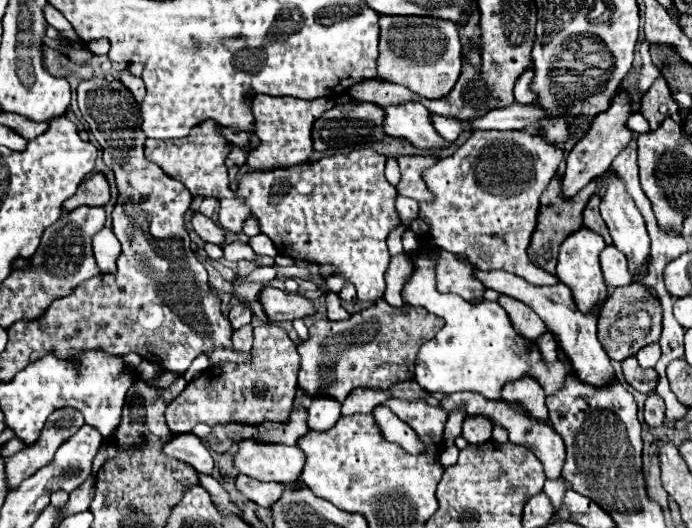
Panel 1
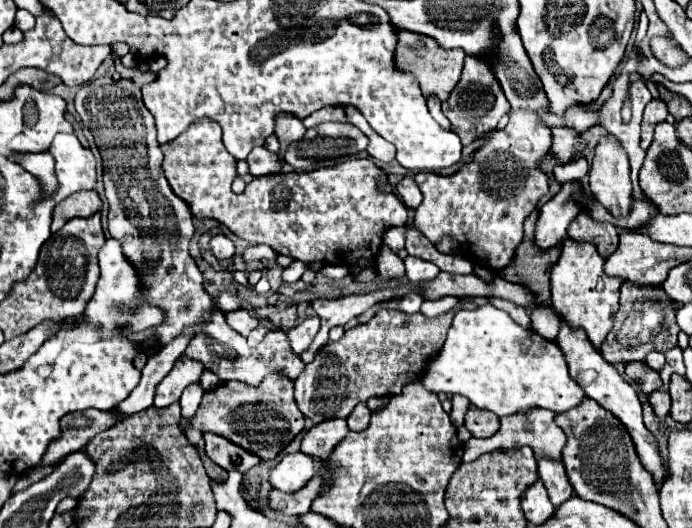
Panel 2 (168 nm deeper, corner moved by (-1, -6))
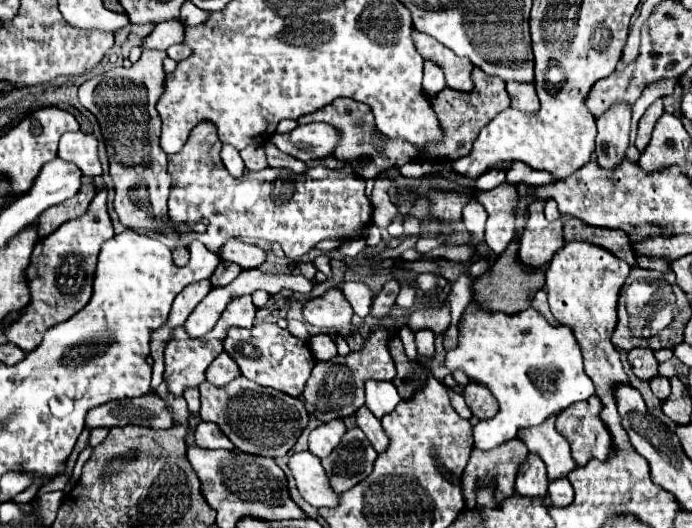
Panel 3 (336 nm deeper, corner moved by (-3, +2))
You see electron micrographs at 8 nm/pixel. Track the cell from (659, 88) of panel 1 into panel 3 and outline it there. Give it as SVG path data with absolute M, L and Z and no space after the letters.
M657 99L641 117L639 121L639 131L637 131L637 139L635 139L635 145L639 151L643 151L647 145L649 145L649 139L651 139L651 133L653 133L653 127L657 123L657 119L665 113L663 109L663 101Z

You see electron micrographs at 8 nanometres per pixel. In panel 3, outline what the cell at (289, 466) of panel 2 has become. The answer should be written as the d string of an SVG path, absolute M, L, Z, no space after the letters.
M311 451L293 453L287 463L295 485L301 493L301 497L311 503L313 507L335 507L337 505L337 493L331 491L327 485L327 475L323 473L321 459L315 457Z

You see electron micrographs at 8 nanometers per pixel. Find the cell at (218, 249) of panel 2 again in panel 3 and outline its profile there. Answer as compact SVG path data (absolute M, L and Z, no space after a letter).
M229 239L225 245L221 245L219 259L233 261L241 269L253 269L253 267L259 267L263 263L265 253L257 245L249 245L241 239Z

